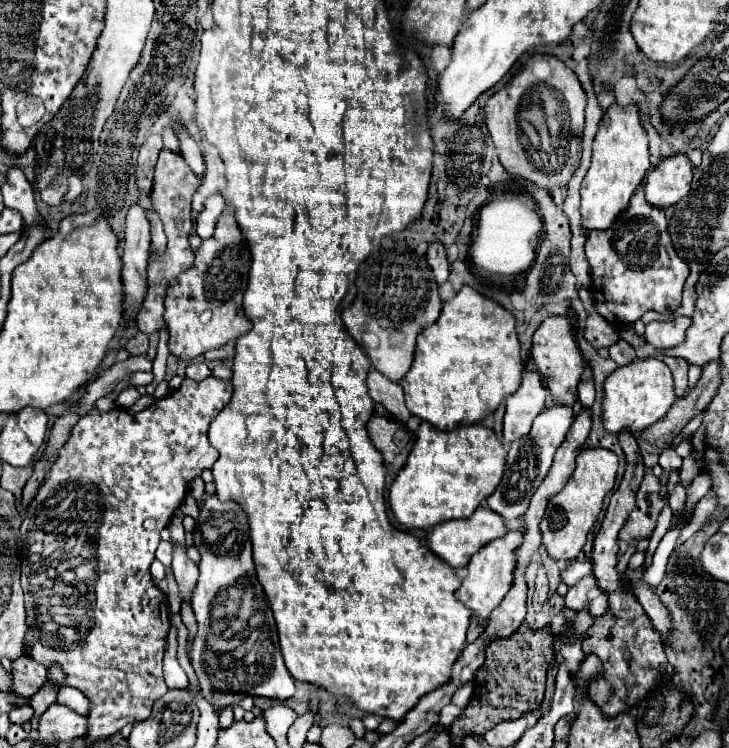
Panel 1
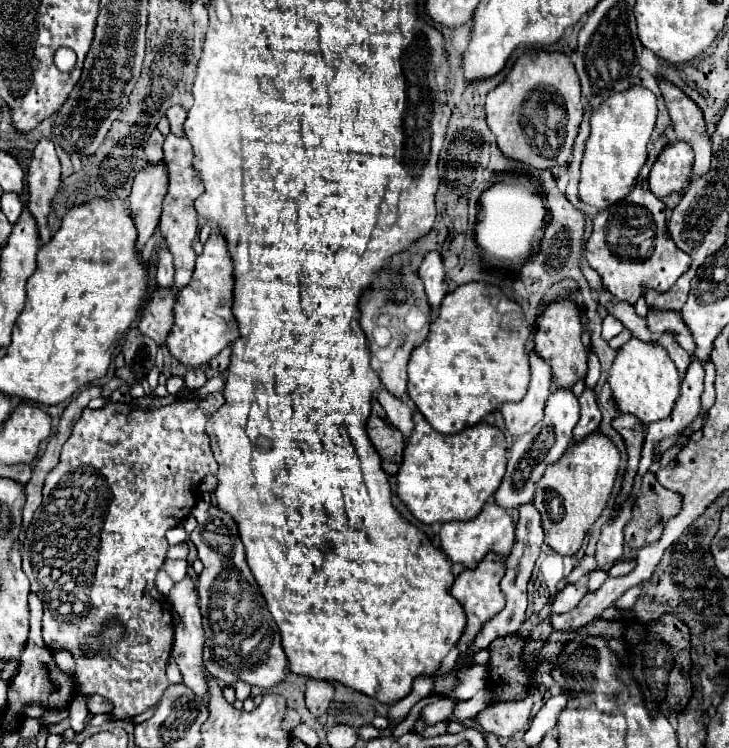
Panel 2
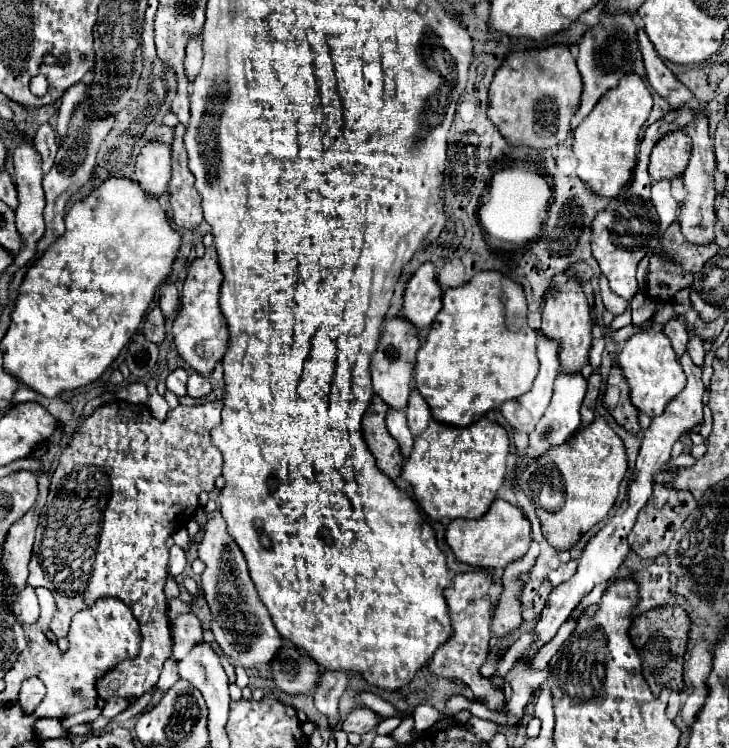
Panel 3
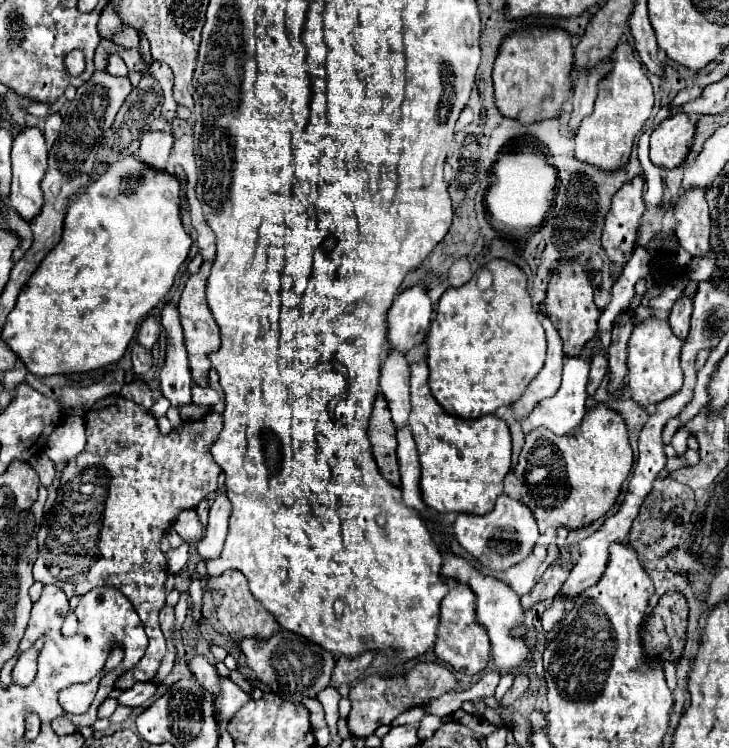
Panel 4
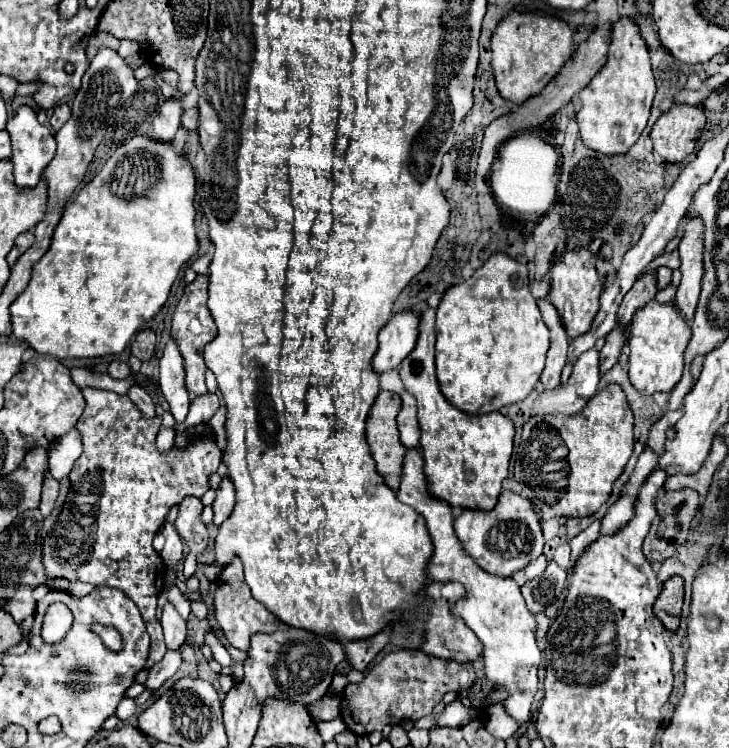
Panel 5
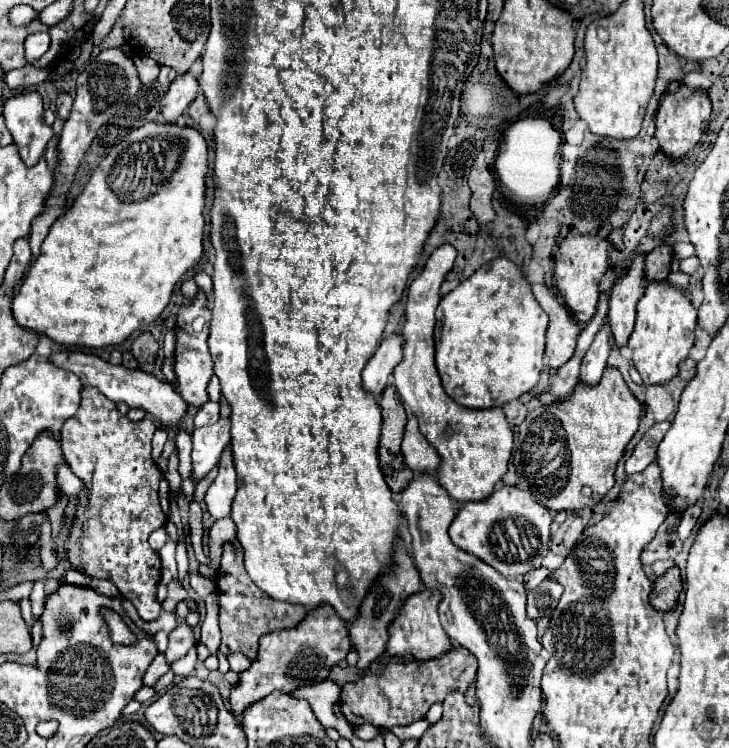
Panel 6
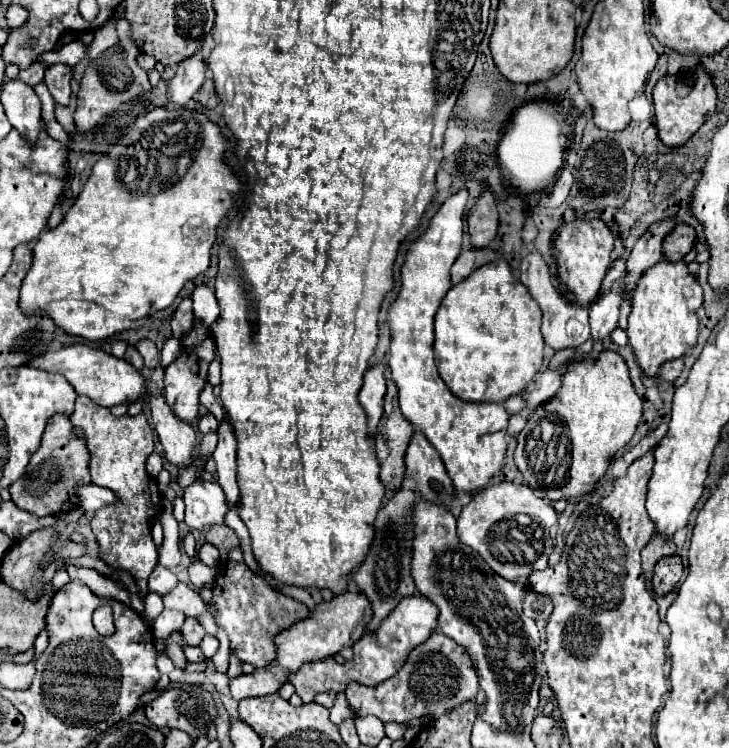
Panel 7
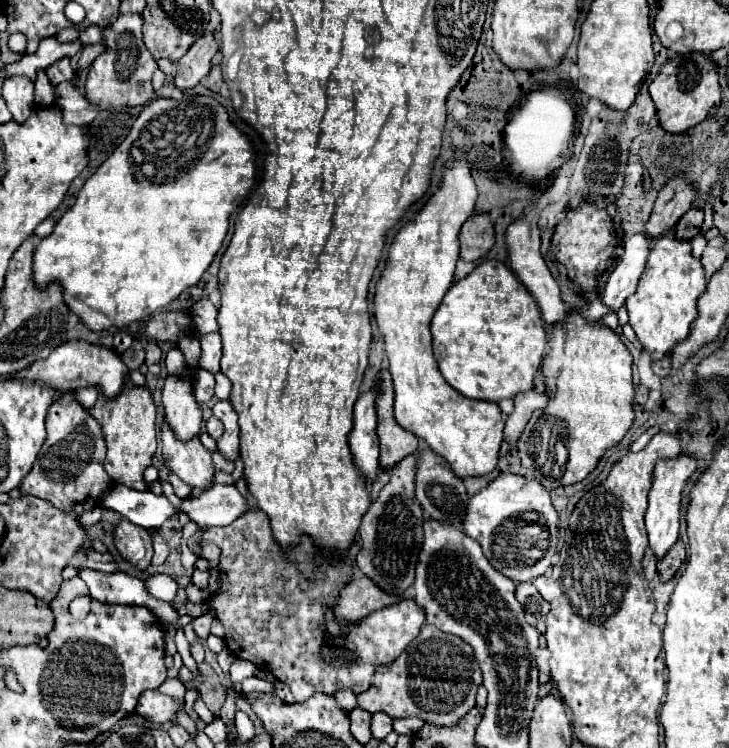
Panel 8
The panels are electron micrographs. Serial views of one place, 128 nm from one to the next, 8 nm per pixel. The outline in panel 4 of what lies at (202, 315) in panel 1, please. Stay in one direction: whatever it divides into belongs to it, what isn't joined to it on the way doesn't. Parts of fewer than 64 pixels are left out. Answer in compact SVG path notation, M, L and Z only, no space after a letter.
M206 260L200 266L200 272L196 272L194 276L188 278L186 288L184 288L180 302L178 302L180 324L184 330L184 346L186 346L188 358L190 358L192 380L194 380L194 384L200 384L200 386L208 386L208 372L212 368L208 356L220 348L220 328L218 328L218 324L208 308L208 302L206 302L206 282L210 276L210 268L212 268L212 260Z

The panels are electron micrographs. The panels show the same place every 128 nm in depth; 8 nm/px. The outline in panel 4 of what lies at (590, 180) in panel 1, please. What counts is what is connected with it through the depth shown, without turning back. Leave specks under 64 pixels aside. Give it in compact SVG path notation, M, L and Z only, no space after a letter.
M618 44L612 54L612 64L614 70L600 82L594 112L582 120L574 136L574 158L604 172L614 172L628 164L632 144L654 108L652 84L630 44Z

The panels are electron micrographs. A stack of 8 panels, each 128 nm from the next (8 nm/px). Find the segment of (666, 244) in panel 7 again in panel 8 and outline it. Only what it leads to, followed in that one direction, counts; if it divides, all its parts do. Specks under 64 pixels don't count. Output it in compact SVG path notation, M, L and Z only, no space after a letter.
M698 208L688 210L682 216L682 220L676 224L676 230L674 230L676 240L692 240L700 232L702 220L704 220L704 212L702 210L698 210Z

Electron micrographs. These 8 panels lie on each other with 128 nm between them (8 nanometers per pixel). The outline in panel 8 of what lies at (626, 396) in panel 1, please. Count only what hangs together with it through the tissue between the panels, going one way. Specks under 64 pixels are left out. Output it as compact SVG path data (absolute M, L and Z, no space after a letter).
M668 232L668 236L656 240L654 248L650 250L646 268L640 276L638 290L626 300L626 310L630 316L628 324L652 360L664 358L680 340L688 338L692 322L698 316L696 302L704 290L704 268L700 260L692 256L690 242L676 240L674 232Z

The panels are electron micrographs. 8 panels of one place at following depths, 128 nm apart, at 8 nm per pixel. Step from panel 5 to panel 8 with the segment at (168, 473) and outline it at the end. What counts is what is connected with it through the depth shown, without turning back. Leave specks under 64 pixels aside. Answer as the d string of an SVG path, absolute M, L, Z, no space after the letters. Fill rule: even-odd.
M130 382L124 386L122 394L114 400L98 396L96 404L88 410L98 424L102 426L102 434L106 440L106 458L104 470L116 484L124 484L134 490L148 490L144 482L144 470L152 464L152 456L156 452L156 406L152 402L150 390L142 386L132 386ZM122 520L114 528L114 546L118 548L120 556L138 570L144 572L150 566L152 560L150 530L136 528L134 524L128 524L128 520Z

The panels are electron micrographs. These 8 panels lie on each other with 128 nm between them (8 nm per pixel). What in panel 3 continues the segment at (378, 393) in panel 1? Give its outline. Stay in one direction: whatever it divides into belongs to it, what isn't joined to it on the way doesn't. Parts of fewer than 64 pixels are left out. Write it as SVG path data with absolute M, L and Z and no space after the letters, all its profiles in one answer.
M390 408L388 414L386 414L386 426L388 426L390 434L394 436L394 440L400 444L400 450L404 452L404 458L408 458L414 440L412 440L412 434L408 430L408 422L406 422L404 410Z

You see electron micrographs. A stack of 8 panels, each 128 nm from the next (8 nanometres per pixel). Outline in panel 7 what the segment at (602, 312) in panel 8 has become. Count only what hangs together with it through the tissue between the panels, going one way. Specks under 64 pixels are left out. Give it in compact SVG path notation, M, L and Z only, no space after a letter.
M532 252L524 256L520 264L520 282L528 288L532 298L540 304L544 318L542 318L542 336L544 342L554 350L564 350L564 348L576 348L584 344L590 338L590 324L588 324L588 308L582 308L575 302L562 300L558 290L550 284L550 274L548 274L548 264L540 256L540 252Z

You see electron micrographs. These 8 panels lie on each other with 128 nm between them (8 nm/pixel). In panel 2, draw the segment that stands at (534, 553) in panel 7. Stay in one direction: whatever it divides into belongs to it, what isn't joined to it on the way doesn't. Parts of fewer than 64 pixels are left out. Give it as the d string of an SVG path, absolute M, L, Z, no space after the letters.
M488 502L482 508L482 512L468 522L446 522L446 524L442 524L440 546L452 562L464 564L466 568L476 568L476 564L492 550L496 550L502 556L508 556L508 552L512 550L512 544L516 542L514 530L516 530L516 524L514 524L512 516L504 508L500 508L498 504Z

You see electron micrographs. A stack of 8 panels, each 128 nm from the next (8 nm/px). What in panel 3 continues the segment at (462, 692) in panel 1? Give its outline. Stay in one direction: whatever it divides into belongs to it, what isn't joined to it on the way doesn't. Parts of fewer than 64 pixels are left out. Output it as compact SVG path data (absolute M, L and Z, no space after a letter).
M420 704L420 706L416 706L416 710L414 710L414 722L416 722L416 730L418 730L418 732L428 730L428 728L434 726L438 720L440 720L440 710L436 710L434 706L430 706L430 704Z

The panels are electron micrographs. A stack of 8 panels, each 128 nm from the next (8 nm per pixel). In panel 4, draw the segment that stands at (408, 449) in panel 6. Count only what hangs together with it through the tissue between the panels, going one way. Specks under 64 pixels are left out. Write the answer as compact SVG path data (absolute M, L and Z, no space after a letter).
M388 350L380 366L380 392L388 400L392 420L396 426L406 426L410 416L410 362L406 354Z

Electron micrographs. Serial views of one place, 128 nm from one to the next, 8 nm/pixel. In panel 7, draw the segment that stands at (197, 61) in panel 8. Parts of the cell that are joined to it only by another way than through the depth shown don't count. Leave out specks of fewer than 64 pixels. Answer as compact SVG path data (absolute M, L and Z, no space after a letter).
M198 56L180 62L176 76L168 82L168 100L176 106L184 106L202 86L206 64Z

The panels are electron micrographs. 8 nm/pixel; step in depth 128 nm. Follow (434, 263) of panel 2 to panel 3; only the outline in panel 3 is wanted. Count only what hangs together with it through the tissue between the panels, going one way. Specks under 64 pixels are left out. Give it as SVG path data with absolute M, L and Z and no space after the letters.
M424 262L414 276L410 278L404 294L402 304L402 316L406 316L416 330L422 330L424 326L430 326L434 316L442 308L442 288L436 280L434 264Z

